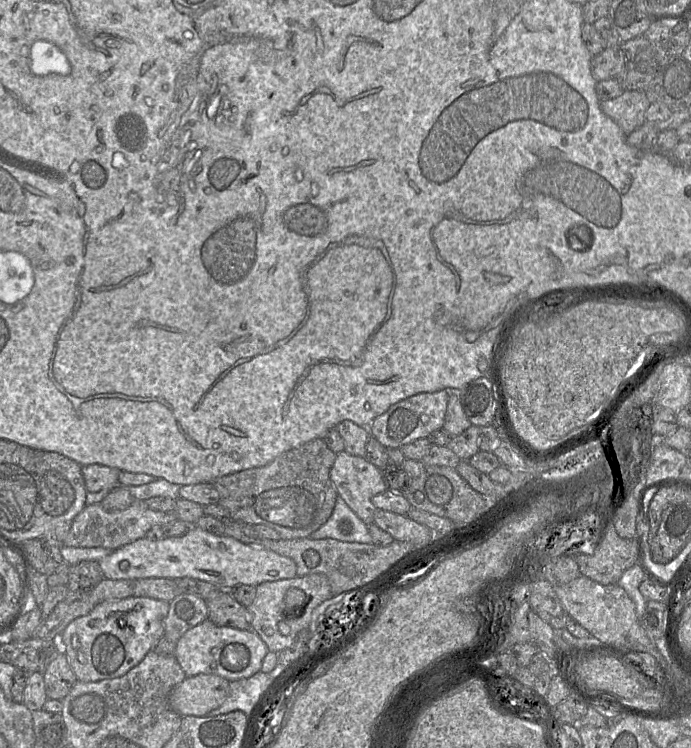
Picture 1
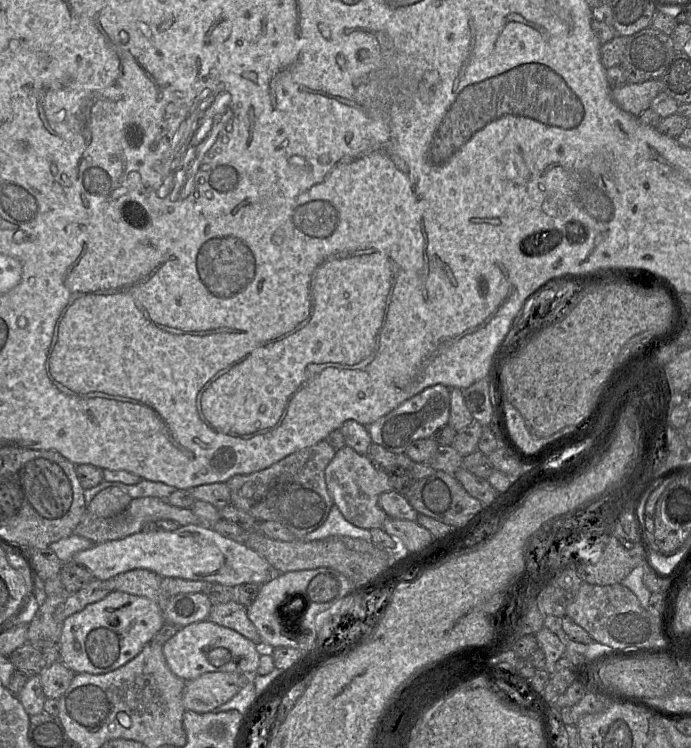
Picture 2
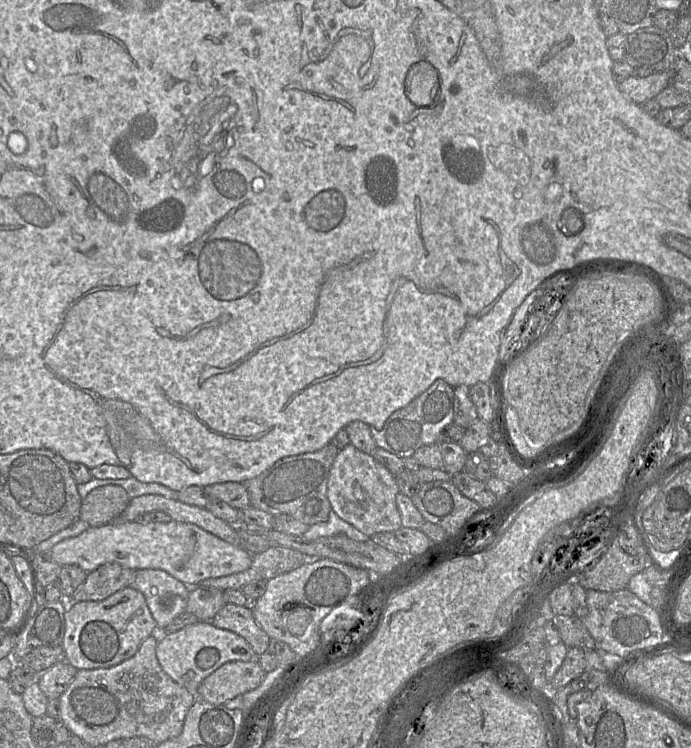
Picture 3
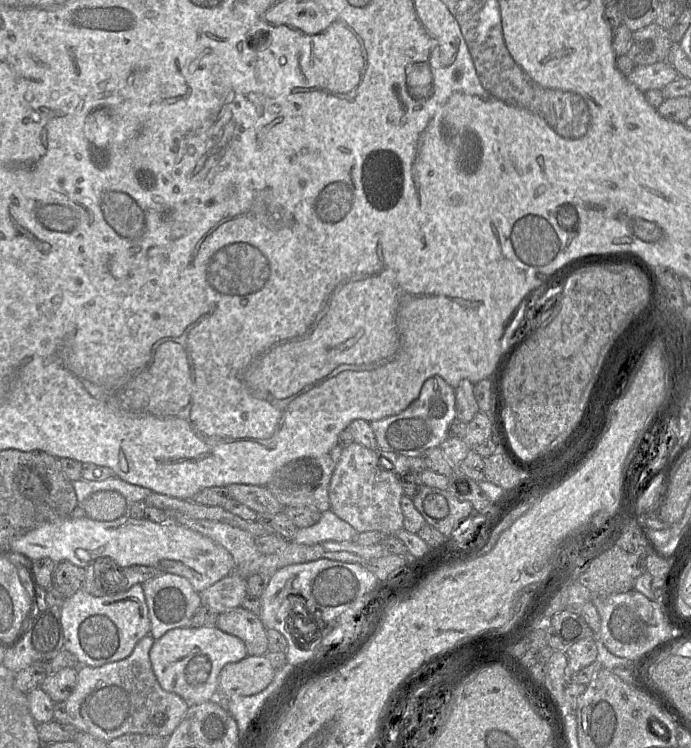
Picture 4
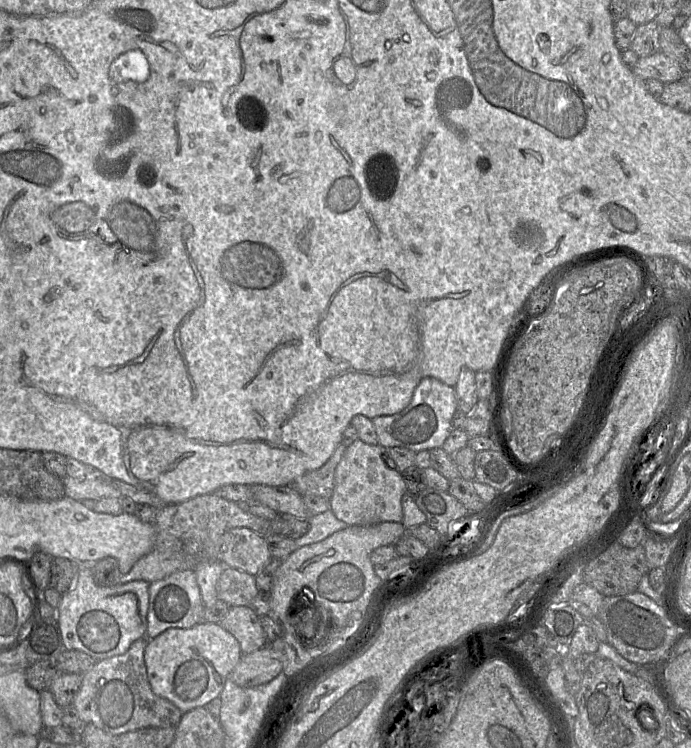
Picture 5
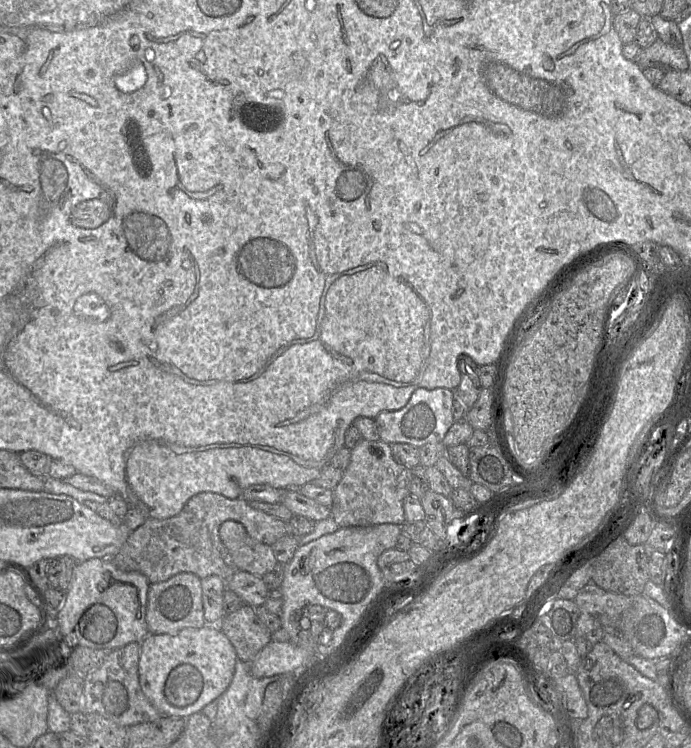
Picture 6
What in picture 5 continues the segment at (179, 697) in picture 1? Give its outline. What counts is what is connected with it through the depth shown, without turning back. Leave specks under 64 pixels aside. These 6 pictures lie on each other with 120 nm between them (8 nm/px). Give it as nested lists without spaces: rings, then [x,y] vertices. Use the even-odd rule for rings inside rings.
[[[267,644],[257,651],[242,655],[229,678],[240,687],[252,688],[270,682],[281,671],[282,653],[274,651]]]

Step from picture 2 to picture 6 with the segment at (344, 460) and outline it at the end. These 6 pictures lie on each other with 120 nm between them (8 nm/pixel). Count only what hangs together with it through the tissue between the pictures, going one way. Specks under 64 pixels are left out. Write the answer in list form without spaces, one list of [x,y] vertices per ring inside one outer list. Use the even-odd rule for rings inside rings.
[[[361,439],[352,449],[350,462],[343,476],[333,489],[333,502],[330,507],[331,517],[341,527],[374,526],[379,524],[403,525],[405,521],[404,499],[409,495],[408,469],[395,460],[391,445],[381,440]]]

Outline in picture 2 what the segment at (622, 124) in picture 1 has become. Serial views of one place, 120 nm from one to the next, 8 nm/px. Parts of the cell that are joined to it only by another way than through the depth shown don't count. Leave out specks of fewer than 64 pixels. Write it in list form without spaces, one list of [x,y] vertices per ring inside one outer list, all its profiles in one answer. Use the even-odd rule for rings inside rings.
[[[648,80],[642,83],[625,83],[611,90],[615,104],[623,111],[639,116],[650,108],[651,101],[660,93],[659,81]]]

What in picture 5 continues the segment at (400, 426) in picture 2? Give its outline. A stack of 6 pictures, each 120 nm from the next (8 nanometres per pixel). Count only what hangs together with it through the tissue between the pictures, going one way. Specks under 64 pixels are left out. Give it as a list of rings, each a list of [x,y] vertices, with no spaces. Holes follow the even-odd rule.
[[[433,377],[424,378],[415,388],[408,406],[401,412],[372,419],[377,434],[377,444],[383,448],[407,448],[416,453],[440,448],[452,431],[452,418],[456,410],[454,387]]]

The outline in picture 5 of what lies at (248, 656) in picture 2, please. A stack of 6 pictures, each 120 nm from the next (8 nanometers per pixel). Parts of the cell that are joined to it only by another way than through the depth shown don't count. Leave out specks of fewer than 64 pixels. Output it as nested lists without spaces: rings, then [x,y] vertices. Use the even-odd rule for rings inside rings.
[[[201,622],[191,628],[169,628],[153,639],[145,649],[147,676],[153,692],[176,705],[183,713],[207,705],[220,697],[225,682],[242,657],[237,639],[220,623]]]

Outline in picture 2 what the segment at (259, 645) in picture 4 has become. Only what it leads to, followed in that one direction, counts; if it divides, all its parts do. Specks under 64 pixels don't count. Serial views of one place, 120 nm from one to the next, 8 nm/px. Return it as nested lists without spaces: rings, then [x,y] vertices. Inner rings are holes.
[[[236,601],[214,604],[208,619],[215,624],[232,629],[261,646],[261,637],[247,615],[247,608]]]

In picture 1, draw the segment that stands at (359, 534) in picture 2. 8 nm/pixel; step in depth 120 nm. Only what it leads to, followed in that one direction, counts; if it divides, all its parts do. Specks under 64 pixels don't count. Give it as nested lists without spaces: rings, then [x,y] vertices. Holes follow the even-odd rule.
[[[337,496],[334,509],[318,530],[310,536],[312,540],[331,538],[343,542],[373,543],[368,526]]]

